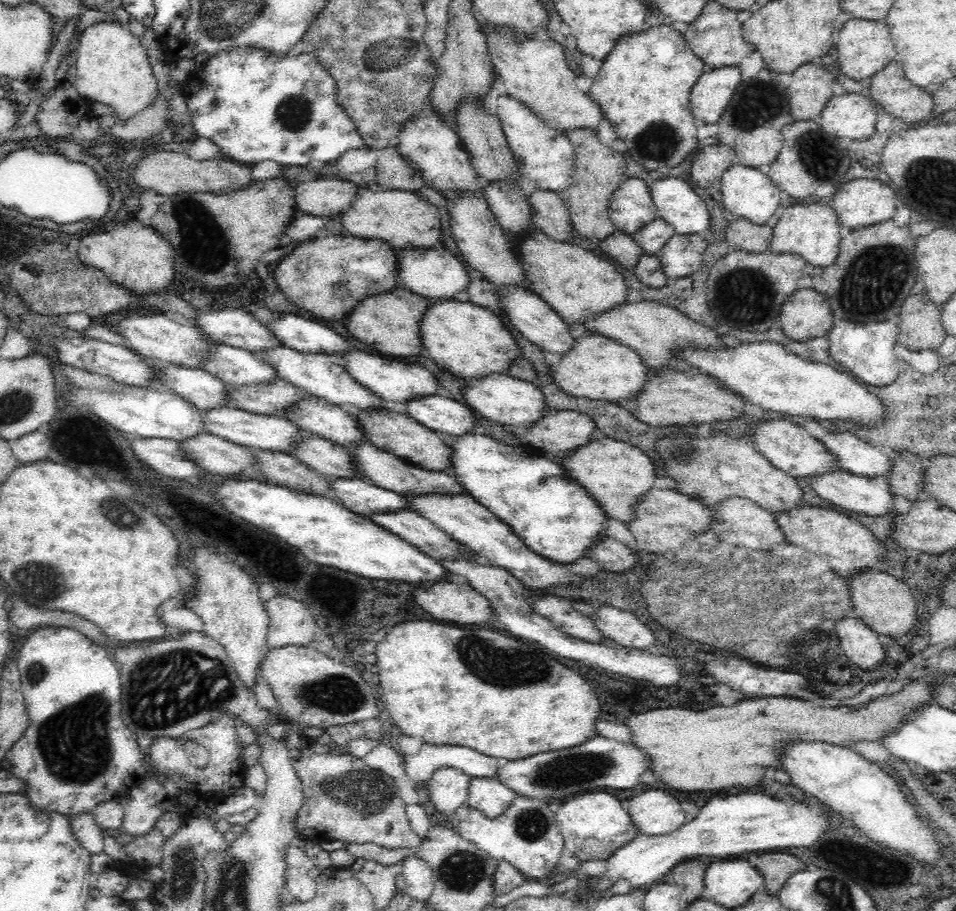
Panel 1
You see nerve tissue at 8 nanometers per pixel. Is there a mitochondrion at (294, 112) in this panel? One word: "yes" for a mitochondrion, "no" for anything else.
yes

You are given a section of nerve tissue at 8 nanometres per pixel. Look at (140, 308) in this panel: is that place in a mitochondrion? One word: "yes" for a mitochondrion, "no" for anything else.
no

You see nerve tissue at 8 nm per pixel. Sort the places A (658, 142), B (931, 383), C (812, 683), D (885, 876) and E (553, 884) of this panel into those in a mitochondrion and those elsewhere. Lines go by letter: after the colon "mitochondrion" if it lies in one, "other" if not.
A: mitochondrion
B: other
C: other
D: other
E: other

